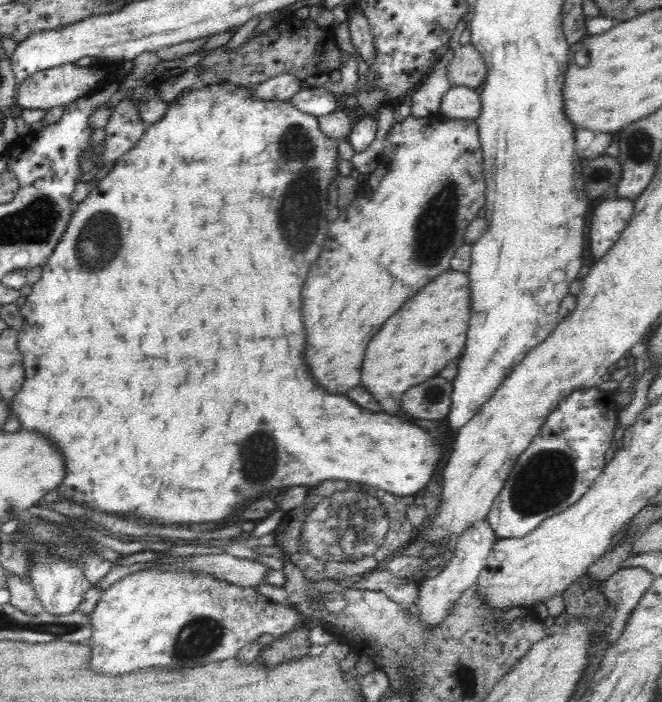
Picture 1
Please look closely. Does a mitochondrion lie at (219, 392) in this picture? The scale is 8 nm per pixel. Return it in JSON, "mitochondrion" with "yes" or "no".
{"mitochondrion":"no"}

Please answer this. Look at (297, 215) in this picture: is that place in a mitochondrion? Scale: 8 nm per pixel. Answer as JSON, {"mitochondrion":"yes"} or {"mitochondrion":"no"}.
{"mitochondrion":"yes"}

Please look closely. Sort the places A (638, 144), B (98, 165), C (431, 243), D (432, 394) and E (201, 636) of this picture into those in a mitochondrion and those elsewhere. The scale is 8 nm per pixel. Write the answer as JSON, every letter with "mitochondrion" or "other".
{"A":"mitochondrion","B":"other","C":"mitochondrion","D":"mitochondrion","E":"mitochondrion"}

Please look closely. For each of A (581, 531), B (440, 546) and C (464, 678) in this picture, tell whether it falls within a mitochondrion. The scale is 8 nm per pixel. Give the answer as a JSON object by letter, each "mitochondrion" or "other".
{"A":"other","B":"other","C":"mitochondrion"}

